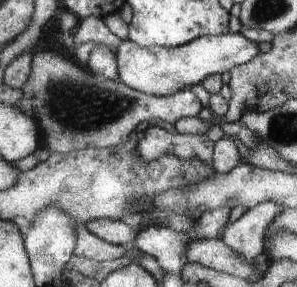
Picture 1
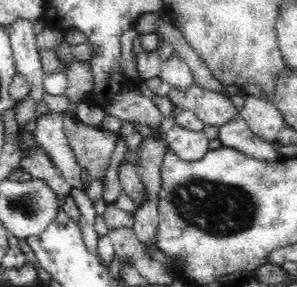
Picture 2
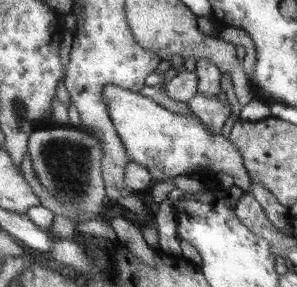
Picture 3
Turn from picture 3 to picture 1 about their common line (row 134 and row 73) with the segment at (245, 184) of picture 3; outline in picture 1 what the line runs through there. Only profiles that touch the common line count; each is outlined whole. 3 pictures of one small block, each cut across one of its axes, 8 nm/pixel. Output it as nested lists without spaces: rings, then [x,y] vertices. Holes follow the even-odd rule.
[[[241,34],[201,36],[177,48],[139,48],[133,42],[123,40],[117,46],[117,82],[147,96],[169,96],[179,90],[191,88],[193,84],[199,84],[209,74],[221,76],[233,66],[249,62],[257,54],[259,46],[255,42],[245,40]]]

